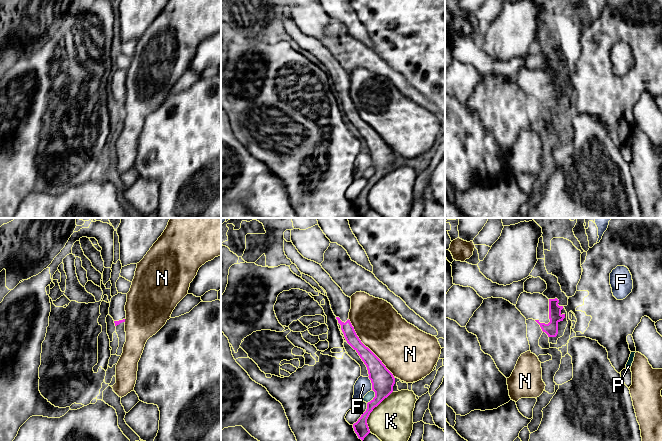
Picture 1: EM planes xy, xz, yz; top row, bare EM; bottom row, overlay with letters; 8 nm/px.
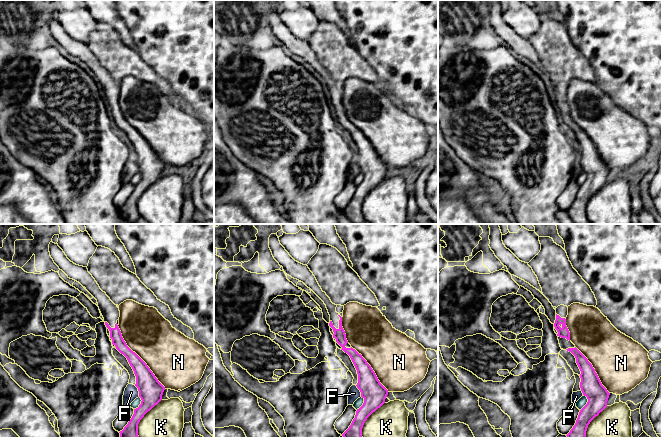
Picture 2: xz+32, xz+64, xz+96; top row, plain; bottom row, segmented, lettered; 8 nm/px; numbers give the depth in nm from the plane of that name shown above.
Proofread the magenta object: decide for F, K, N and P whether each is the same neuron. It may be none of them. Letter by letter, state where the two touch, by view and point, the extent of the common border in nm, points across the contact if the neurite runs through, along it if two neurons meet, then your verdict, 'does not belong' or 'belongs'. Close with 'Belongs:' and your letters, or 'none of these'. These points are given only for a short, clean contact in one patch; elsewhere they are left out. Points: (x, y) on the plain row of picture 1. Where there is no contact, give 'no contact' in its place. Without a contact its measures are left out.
F: contact xz (371, 158); length 120 nm; border xz (368, 152), (372, 165); does not belong
K: contact xz (372, 186); length 380 nm; does not belong
N: contact xz (368, 124); length 600 nm; does not belong
P: contact xz (375, 172); length 130 nm; border xz (372, 165), (374, 172), (367, 179); does not belong
Belongs: none of these

